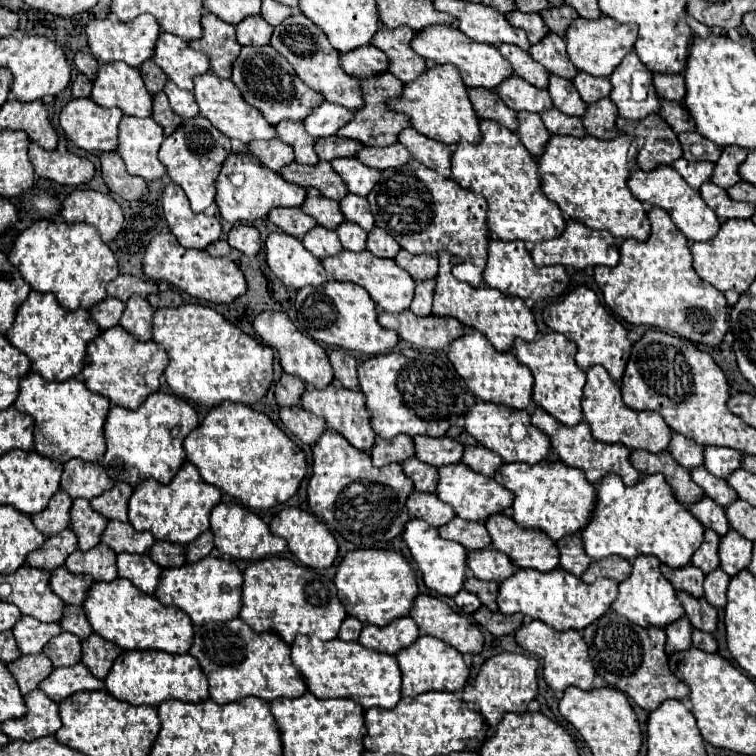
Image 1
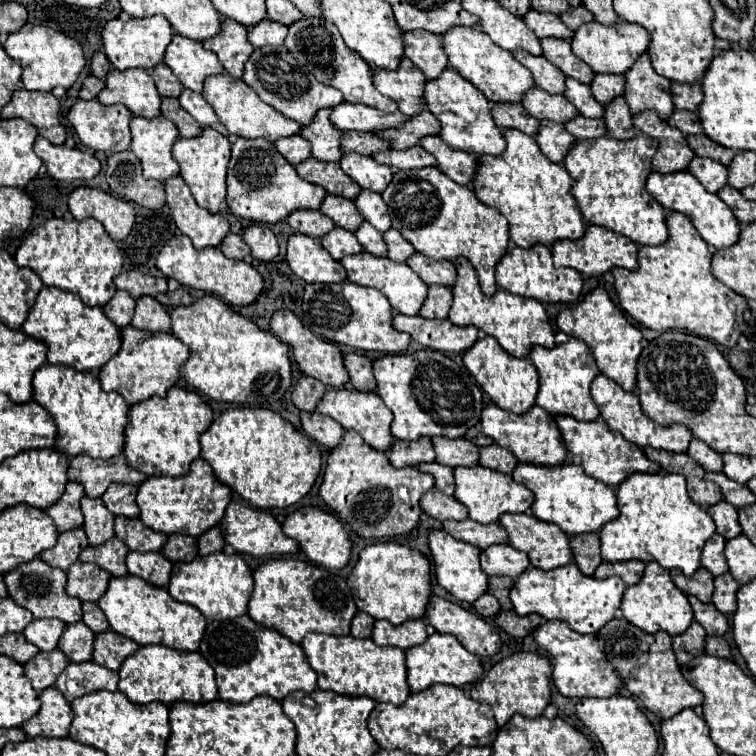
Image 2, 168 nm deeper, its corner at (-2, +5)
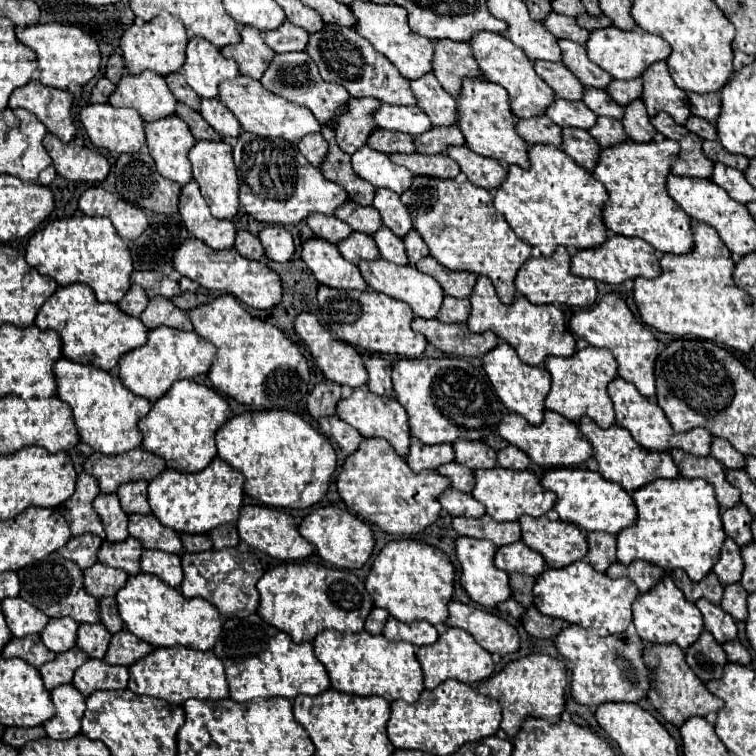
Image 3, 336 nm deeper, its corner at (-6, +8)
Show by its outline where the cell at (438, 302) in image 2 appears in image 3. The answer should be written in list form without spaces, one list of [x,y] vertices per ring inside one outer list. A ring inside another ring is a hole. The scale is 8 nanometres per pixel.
[[[451,295],[443,297],[443,305],[437,313],[437,319],[443,323],[465,323],[471,311],[469,299],[457,299]]]

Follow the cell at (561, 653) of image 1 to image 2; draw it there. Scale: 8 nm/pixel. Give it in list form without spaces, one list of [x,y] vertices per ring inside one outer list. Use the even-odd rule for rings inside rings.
[[[559,620],[545,622],[543,626],[539,626],[533,632],[533,636],[535,636],[535,642],[539,644],[539,648],[549,652],[551,664],[553,664],[553,682],[563,696],[569,696],[569,698],[591,698],[591,696],[593,698],[611,698],[623,688],[623,680],[615,672],[615,668],[613,666],[611,666],[611,670],[607,668],[609,662],[607,662],[605,652],[595,636],[579,634],[579,632],[571,630],[567,622],[559,622]]]

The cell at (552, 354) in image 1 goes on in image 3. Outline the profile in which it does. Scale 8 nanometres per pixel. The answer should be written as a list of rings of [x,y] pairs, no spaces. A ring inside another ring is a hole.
[[[585,347],[571,357],[547,357],[545,369],[551,373],[551,391],[545,399],[545,409],[557,411],[571,421],[591,417],[599,427],[611,427],[615,423],[613,403],[607,395],[607,383],[617,375],[617,363],[607,349]]]

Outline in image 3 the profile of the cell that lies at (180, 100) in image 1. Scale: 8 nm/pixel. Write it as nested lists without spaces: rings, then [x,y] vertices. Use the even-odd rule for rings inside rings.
[[[201,99],[199,113],[221,137],[239,137],[241,133],[239,121],[225,105],[221,105],[219,99]]]

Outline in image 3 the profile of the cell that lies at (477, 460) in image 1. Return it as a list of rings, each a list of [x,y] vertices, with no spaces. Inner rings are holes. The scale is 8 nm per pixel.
[[[509,445],[509,447],[505,447],[505,449],[501,449],[497,453],[497,465],[505,467],[505,469],[519,469],[519,471],[523,471],[529,465],[529,457],[521,449]]]

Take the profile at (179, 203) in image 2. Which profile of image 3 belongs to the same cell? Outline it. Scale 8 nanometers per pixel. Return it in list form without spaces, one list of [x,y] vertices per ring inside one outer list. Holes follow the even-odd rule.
[[[189,181],[181,187],[179,215],[189,233],[205,241],[211,249],[231,249],[235,241],[235,225],[227,219],[215,219],[209,213],[205,199],[199,193],[197,181]]]

